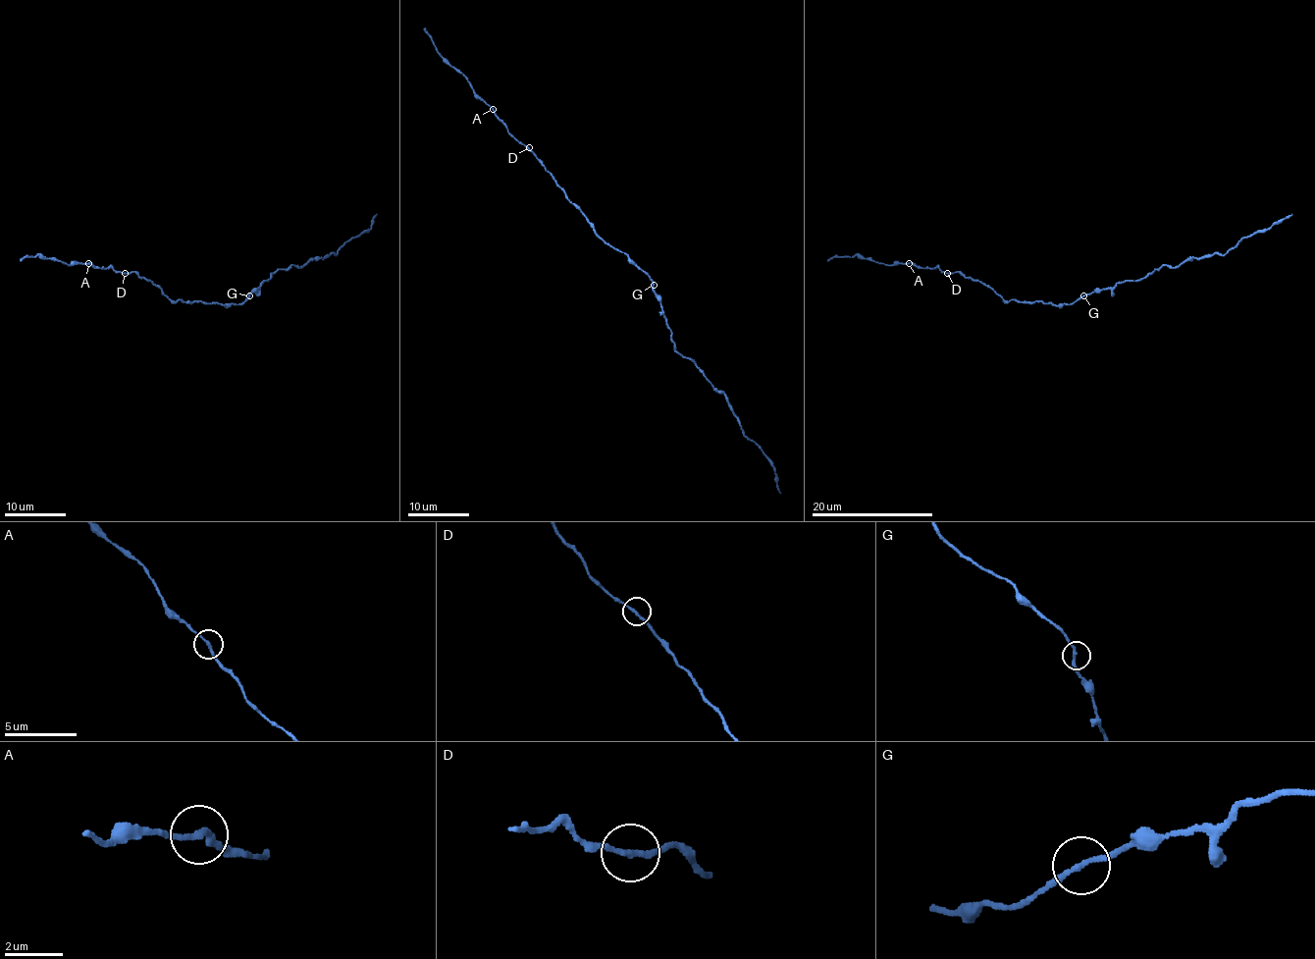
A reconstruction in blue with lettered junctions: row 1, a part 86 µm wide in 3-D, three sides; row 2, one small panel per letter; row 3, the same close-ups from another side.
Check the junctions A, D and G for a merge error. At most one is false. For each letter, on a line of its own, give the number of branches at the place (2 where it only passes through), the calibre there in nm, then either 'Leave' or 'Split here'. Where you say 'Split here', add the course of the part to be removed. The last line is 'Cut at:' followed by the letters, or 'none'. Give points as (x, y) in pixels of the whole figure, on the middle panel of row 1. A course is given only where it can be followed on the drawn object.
A: Branches: 2. Thickness 170 nm. Leave
D: Branches: 2. Thickness 170 nm. Leave
G: Branches: 2. Thickness 180 nm. Leave
Cut at: none

